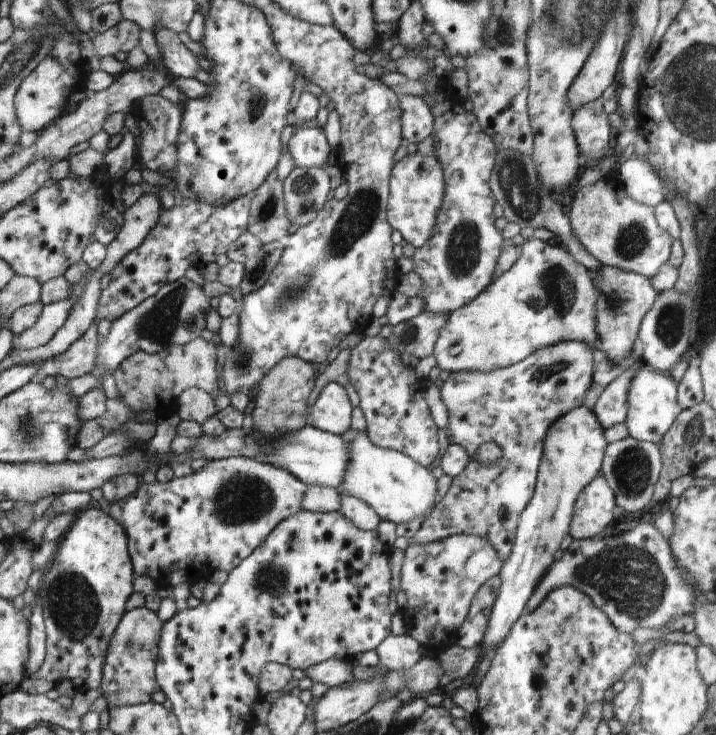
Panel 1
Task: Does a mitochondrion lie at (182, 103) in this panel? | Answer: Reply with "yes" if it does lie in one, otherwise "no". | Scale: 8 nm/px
no

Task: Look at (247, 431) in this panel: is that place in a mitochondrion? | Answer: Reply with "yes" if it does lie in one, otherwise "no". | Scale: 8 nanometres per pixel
no

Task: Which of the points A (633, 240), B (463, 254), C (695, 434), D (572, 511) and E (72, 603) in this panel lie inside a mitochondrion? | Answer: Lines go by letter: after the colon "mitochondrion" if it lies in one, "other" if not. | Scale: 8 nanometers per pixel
A: mitochondrion
B: mitochondrion
C: mitochondrion
D: other
E: mitochondrion

